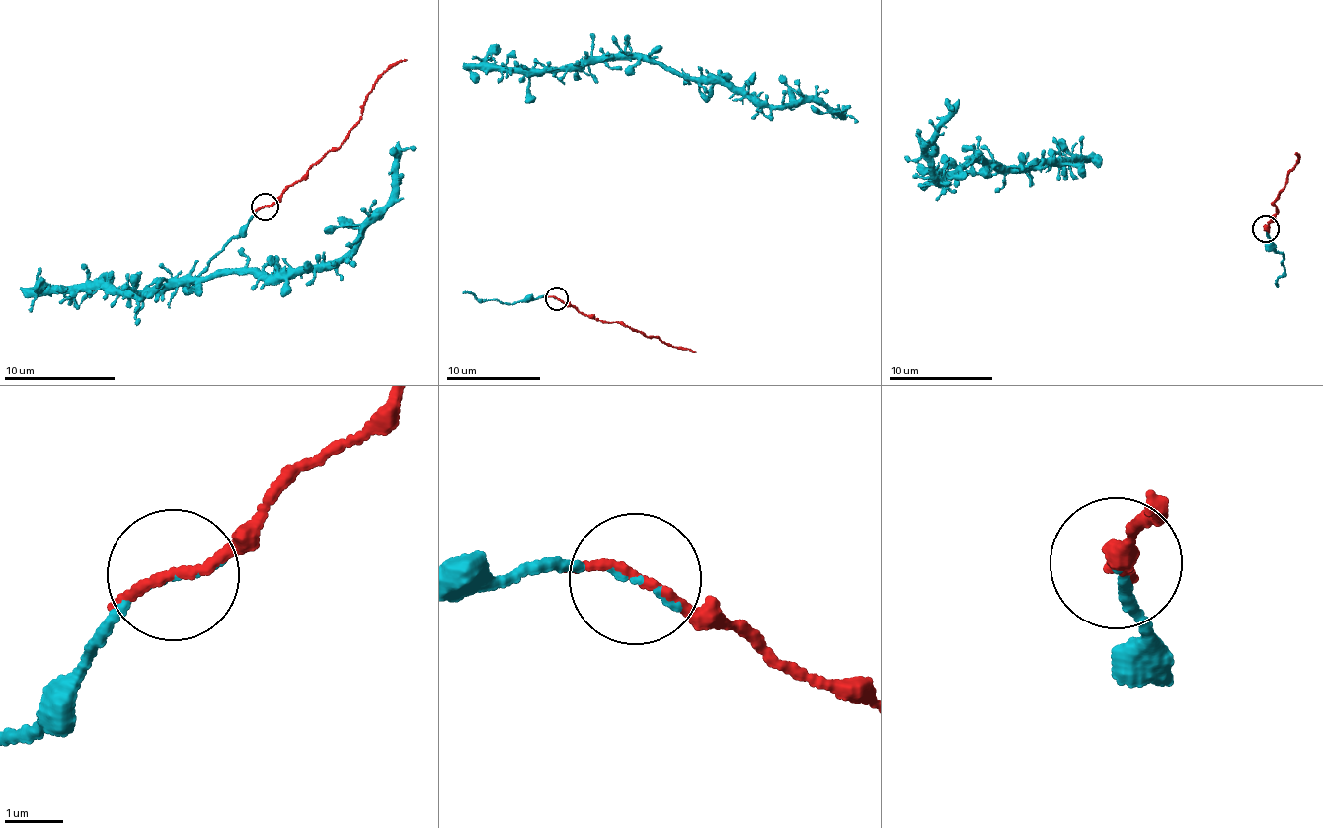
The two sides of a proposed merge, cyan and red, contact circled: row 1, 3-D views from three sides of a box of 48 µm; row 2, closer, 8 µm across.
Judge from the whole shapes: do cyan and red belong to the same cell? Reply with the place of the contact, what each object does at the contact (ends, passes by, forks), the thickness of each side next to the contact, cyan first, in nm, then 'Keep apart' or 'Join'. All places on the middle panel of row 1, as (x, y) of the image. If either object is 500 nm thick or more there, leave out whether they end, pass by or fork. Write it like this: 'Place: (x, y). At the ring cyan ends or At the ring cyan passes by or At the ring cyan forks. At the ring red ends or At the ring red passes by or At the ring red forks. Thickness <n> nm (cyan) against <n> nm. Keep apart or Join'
Place: (557, 298). At the ring cyan ends. At the ring red passes by. Thickness 80 nm (cyan) against 140 nm. Join

